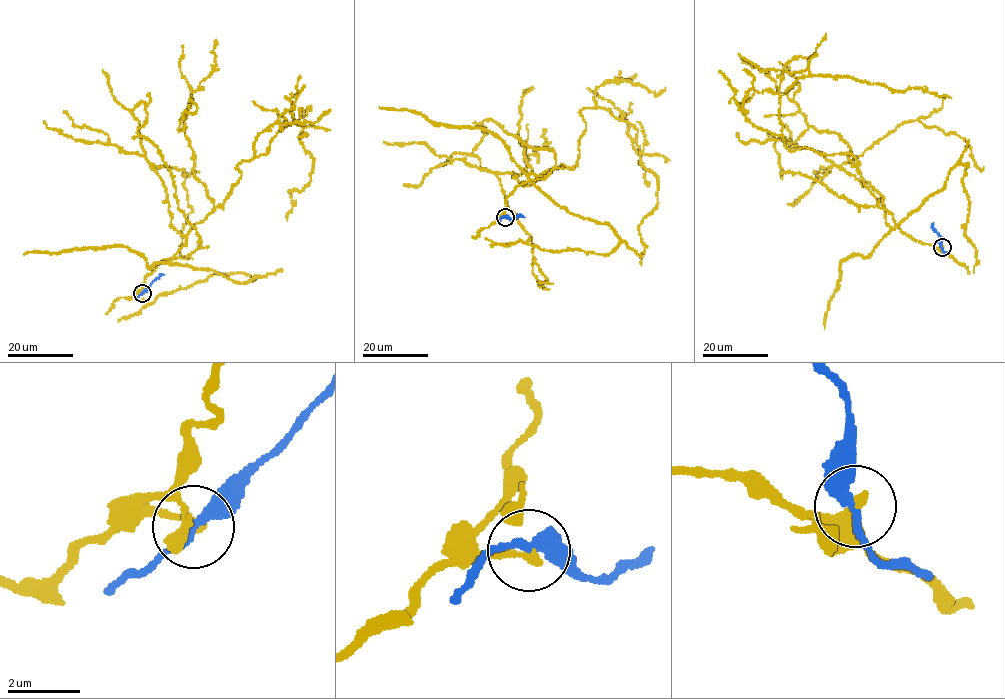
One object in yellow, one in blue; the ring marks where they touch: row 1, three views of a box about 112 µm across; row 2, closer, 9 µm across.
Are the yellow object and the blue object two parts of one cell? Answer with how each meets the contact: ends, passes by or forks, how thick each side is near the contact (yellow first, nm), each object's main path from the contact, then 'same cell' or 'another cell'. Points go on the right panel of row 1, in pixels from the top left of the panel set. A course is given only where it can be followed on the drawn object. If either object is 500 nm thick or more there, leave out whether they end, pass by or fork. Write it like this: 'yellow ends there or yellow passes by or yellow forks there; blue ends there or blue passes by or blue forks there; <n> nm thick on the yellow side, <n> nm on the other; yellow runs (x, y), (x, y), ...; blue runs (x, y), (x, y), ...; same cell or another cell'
yellow ends there; blue passes by; 240 nm thick on the yellow side, 280 nm on the other; yellow runs (942, 247), (780, 174), (782, 137), (883, 197), (850, 154), (786, 147), (778, 76), (950, 97); blue runs (942, 247), (941, 238), (933, 228), (933, 222); another cell

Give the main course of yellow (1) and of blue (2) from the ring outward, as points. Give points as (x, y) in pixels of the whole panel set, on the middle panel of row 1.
1: (505, 217), (554, 151), (479, 124), (481, 168), (529, 185), (605, 108), (657, 177), (641, 265)
2: (505, 217), (511, 220), (518, 215), (524, 217)

